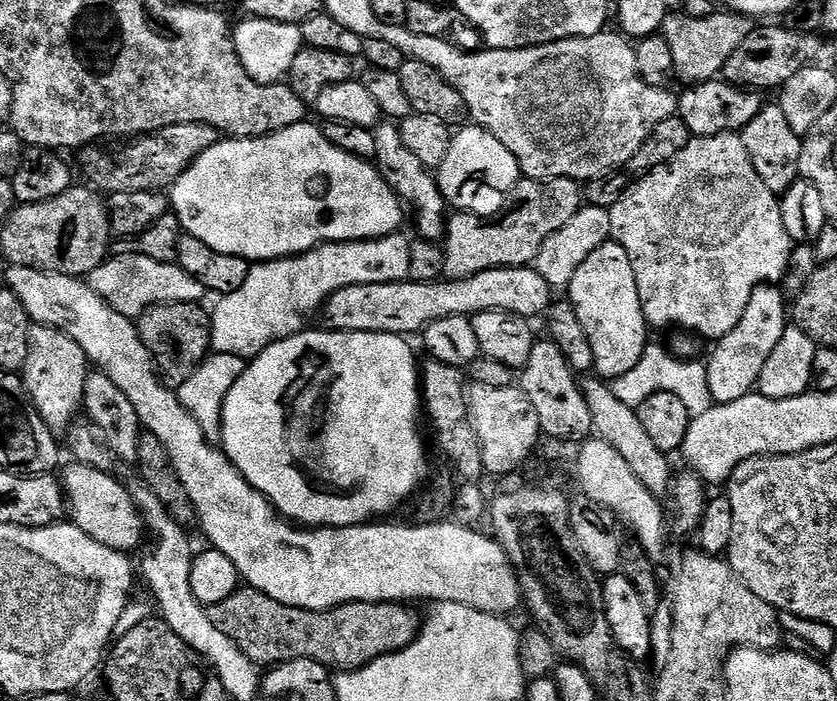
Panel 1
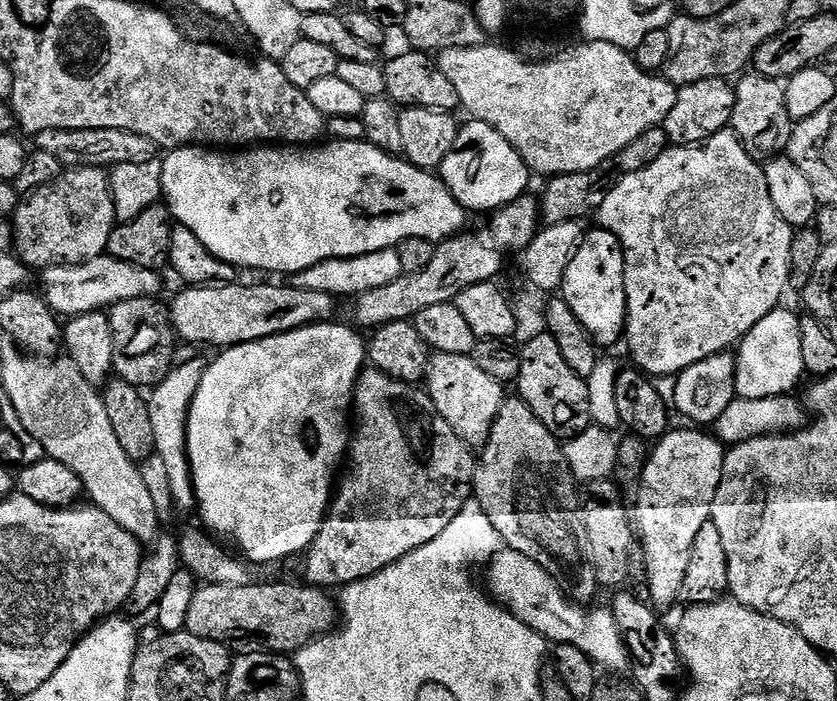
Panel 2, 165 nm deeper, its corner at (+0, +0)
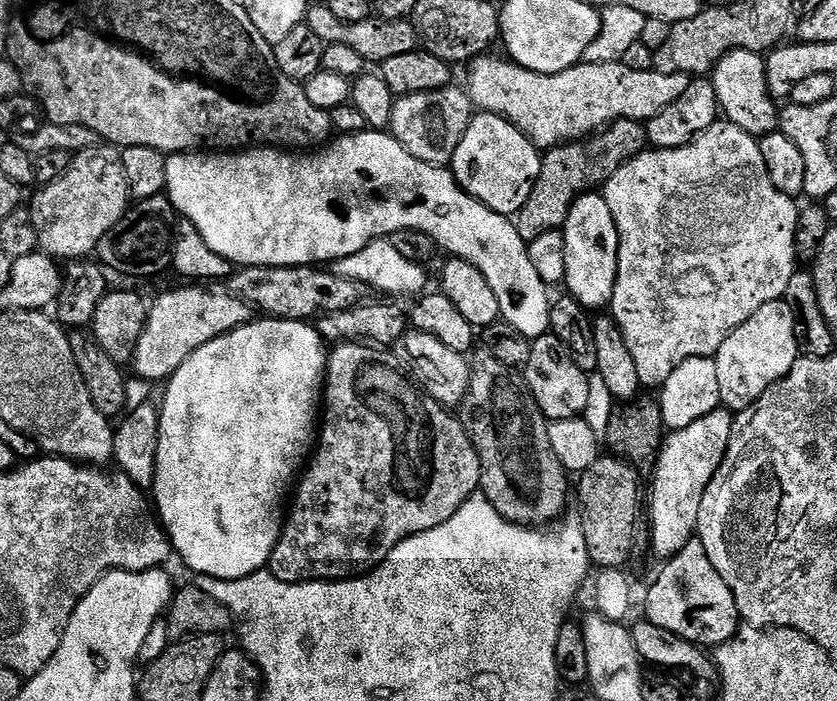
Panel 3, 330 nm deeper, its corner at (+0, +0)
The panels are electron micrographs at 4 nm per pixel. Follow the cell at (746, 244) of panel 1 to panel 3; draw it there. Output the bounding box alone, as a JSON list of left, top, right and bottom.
[602,124,800,389]

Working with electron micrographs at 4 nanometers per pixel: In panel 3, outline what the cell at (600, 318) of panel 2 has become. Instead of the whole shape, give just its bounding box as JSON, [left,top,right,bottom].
[562,195,618,310]

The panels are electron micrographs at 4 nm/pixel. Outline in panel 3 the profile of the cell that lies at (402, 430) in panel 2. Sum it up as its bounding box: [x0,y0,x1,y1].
[267,342,480,584]

